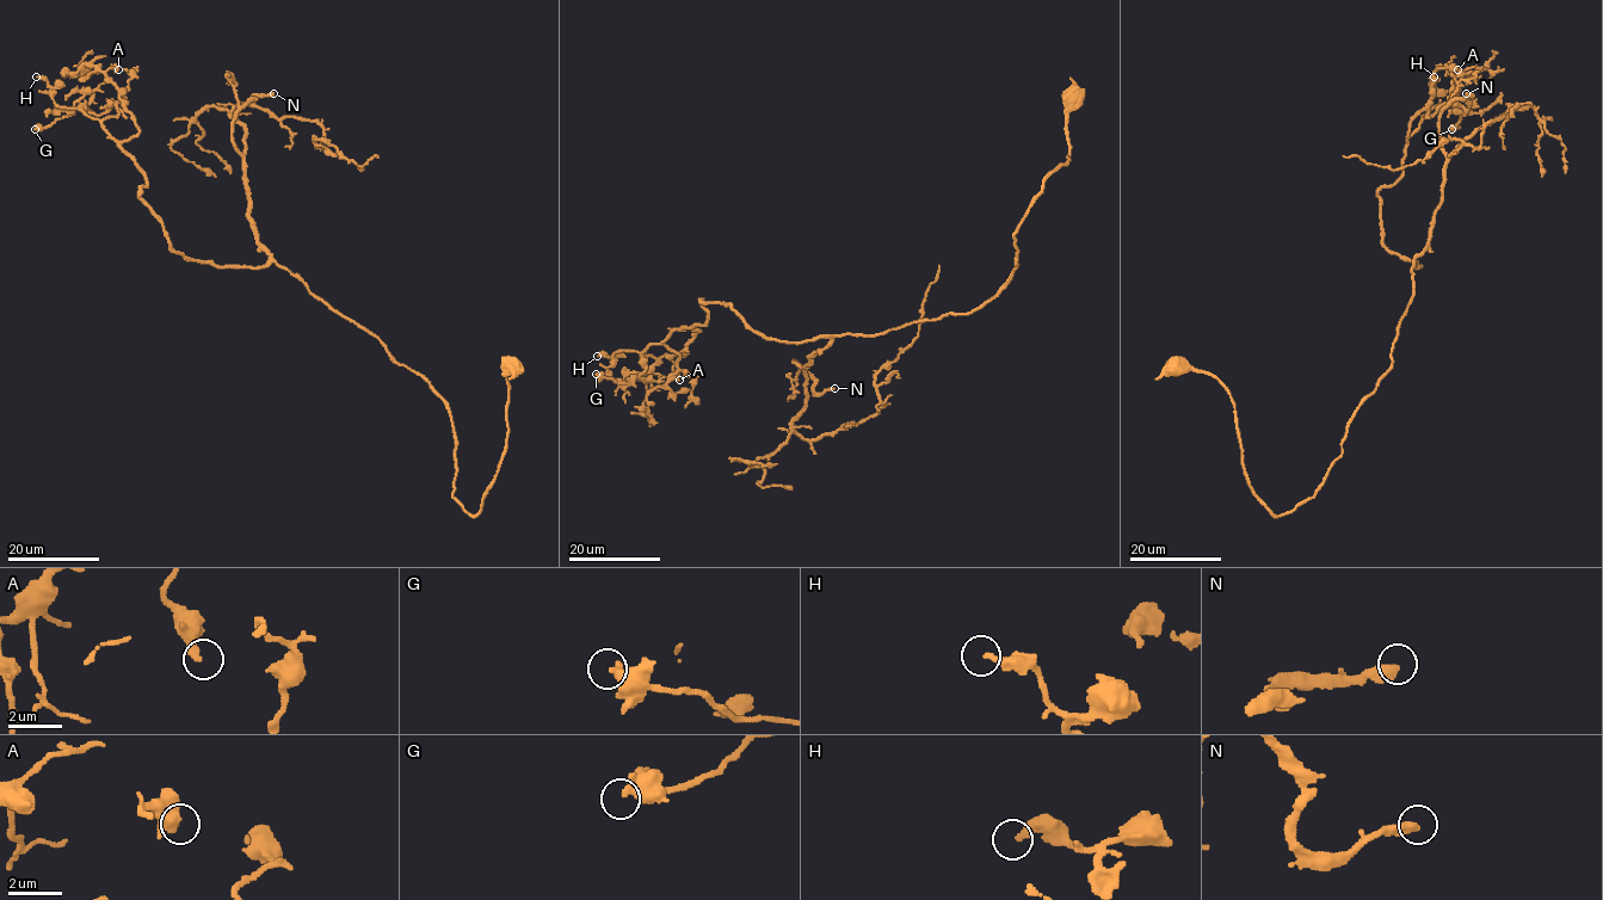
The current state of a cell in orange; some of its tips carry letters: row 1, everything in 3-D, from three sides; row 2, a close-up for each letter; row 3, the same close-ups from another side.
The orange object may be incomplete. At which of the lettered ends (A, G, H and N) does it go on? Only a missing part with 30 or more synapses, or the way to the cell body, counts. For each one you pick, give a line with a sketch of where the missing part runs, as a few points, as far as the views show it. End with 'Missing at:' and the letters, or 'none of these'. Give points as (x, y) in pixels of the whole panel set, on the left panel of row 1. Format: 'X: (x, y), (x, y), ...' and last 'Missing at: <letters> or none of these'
N: (273, 93), (295, 94), (308, 109), (361, 119), (400, 136), (412, 136), (430, 174), (447, 189)
Missing at: N

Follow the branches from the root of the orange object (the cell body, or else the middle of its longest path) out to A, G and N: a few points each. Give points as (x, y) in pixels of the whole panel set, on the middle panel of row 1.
A: (1071, 98), (1068, 159), (980, 307), (780, 341), (700, 300), (708, 321), (666, 356), (679, 380)
G: (1071, 98), (1068, 159), (980, 307), (780, 341), (700, 300), (708, 321), (652, 343), (632, 384), (596, 374)
N: (1071, 98), (1068, 159), (1012, 235), (1009, 282), (970, 312), (793, 362), (834, 388)

